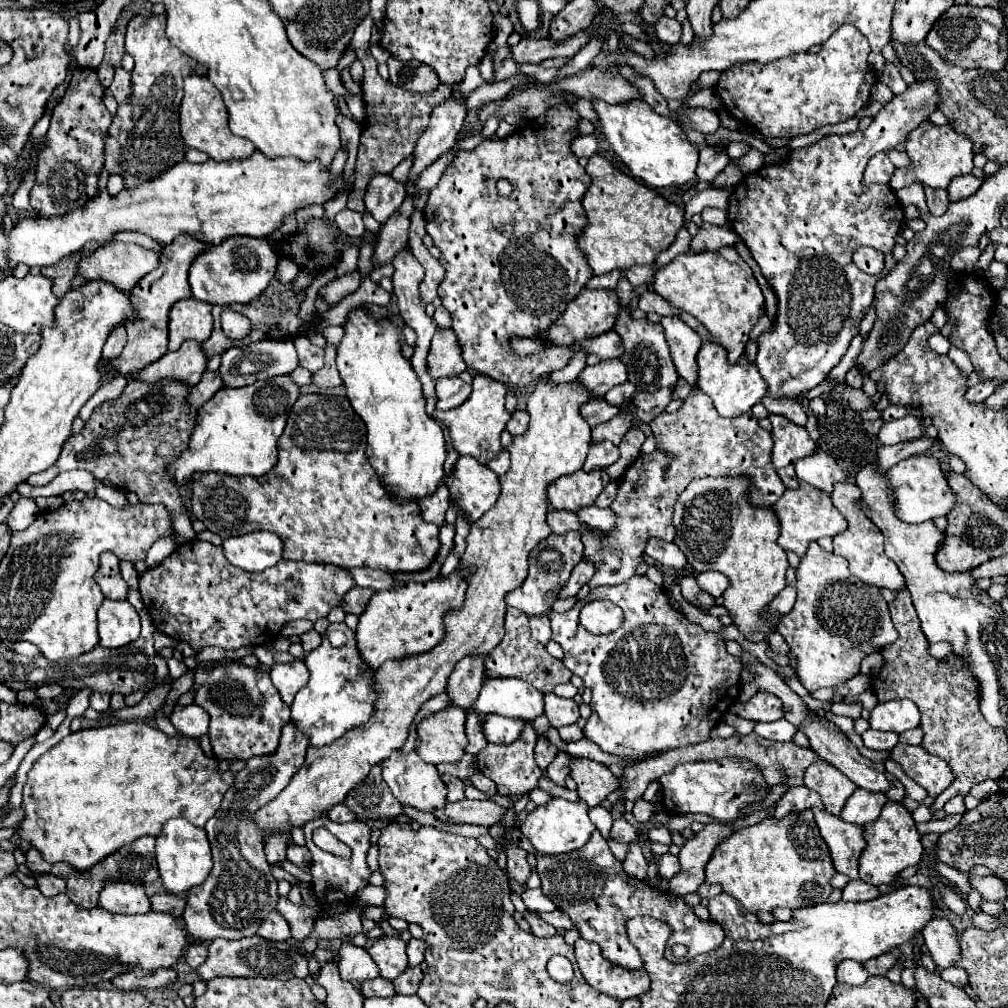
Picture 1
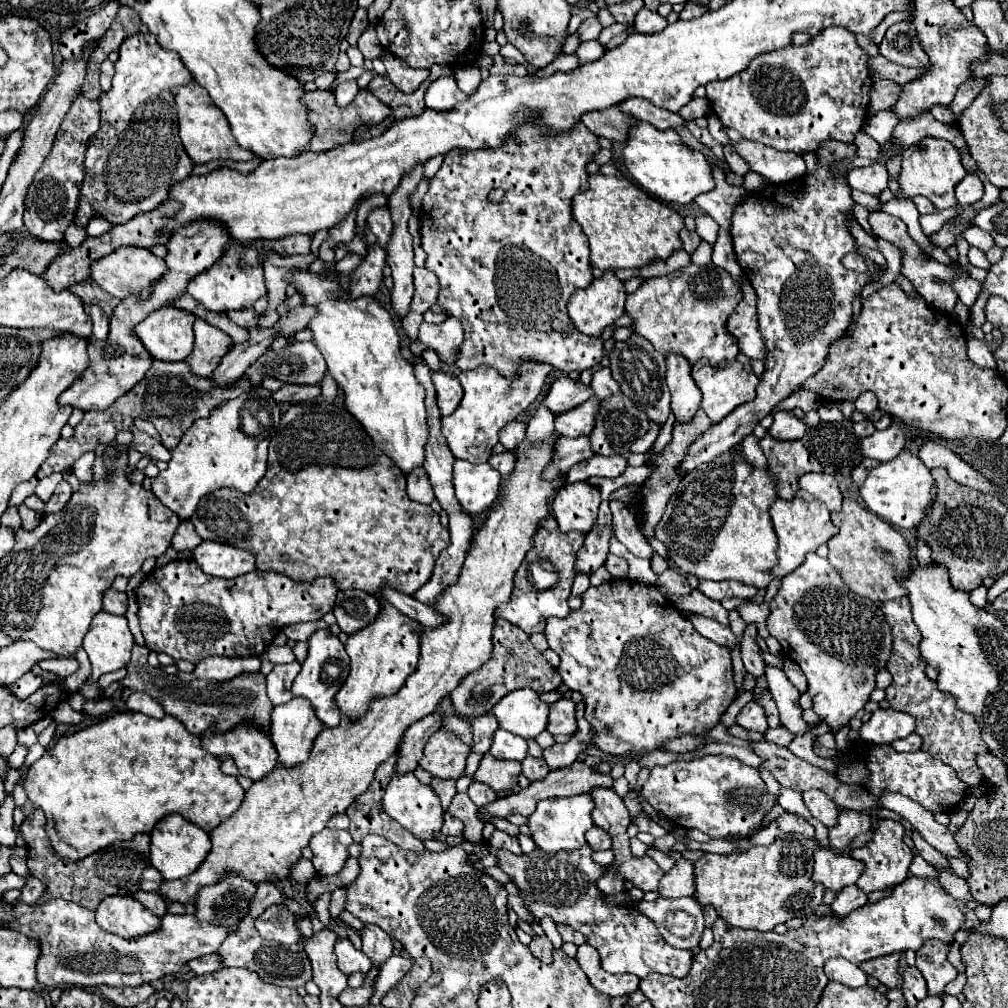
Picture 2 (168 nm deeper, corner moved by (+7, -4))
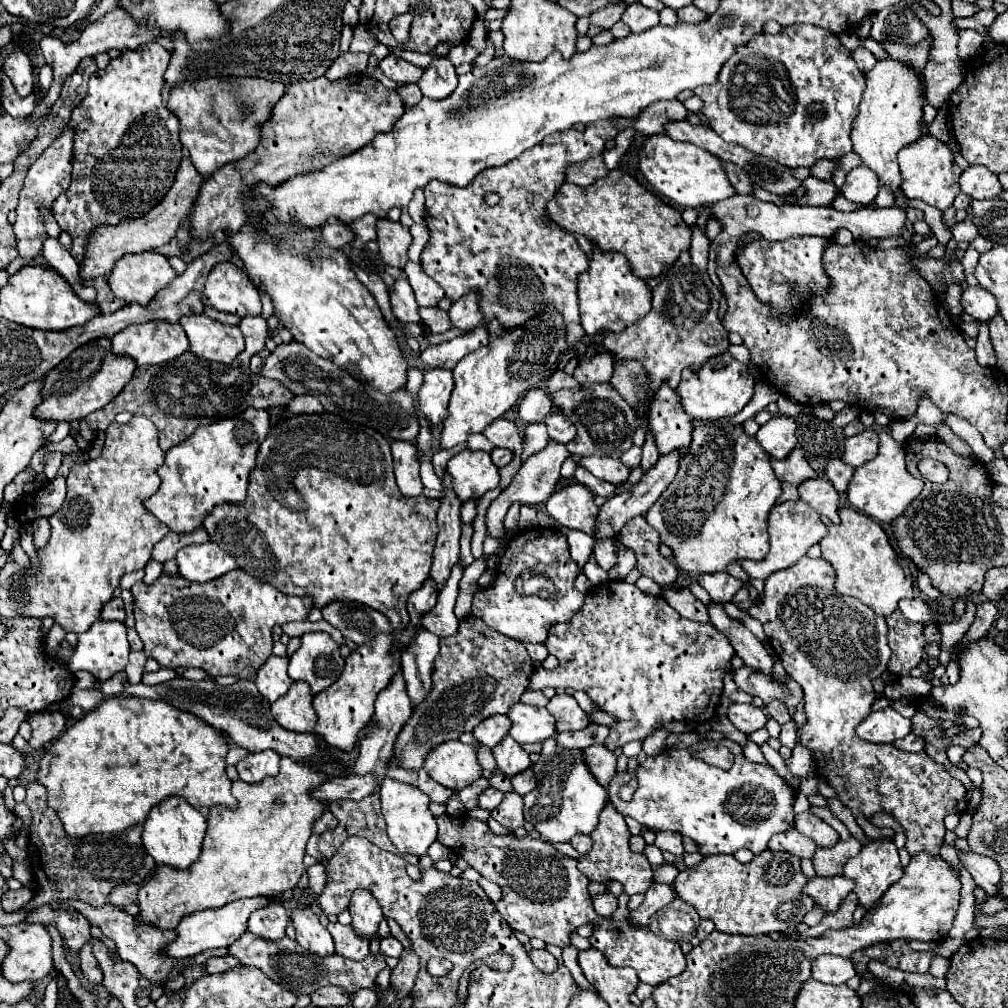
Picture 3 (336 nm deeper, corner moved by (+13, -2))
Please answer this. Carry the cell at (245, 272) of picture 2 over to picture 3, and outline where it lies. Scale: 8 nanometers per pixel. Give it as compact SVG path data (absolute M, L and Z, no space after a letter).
M232 262L216 264L206 280L202 302L220 312L238 314L240 318L262 312L258 288L248 280L248 274Z

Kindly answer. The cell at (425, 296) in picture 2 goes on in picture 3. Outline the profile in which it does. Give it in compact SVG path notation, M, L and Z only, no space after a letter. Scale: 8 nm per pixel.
M408 262L404 266L404 272L416 294L418 306L438 306L438 302L444 298L442 286L436 280L430 280L430 276L426 276L426 272L422 272L420 264Z

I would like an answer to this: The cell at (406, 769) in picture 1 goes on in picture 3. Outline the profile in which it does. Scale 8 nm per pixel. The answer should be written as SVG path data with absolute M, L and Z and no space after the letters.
M384 778L380 784L380 800L382 800L382 816L388 826L388 836L396 844L400 854L416 854L422 856L430 848L430 844L436 840L436 820L428 810L430 798L418 788L410 786L392 778Z

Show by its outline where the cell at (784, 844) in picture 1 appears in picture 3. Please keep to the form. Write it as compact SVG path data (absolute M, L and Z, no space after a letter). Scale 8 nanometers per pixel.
M764 850L748 864L740 864L728 854L704 856L700 864L682 870L676 876L674 888L682 900L696 908L700 918L710 918L720 932L772 934L794 928L796 922L802 922L804 914L812 910L814 900L802 892L806 880L798 856Z

